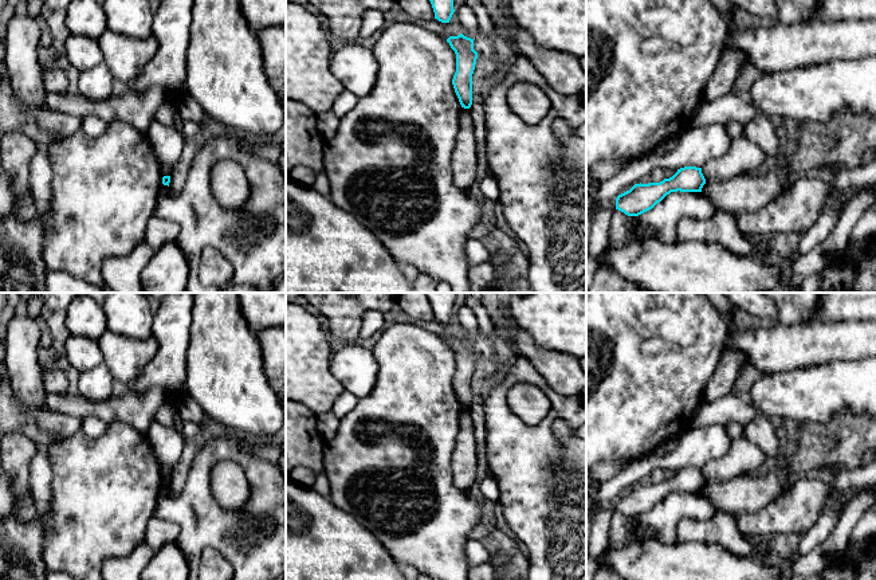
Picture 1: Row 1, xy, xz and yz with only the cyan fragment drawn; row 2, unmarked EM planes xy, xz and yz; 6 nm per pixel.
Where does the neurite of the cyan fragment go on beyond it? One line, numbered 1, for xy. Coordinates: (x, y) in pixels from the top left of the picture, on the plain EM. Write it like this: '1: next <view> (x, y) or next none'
1: next none

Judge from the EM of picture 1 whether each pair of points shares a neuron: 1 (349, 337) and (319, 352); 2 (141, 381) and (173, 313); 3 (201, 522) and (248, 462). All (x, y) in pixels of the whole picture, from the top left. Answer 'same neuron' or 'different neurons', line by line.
1: different neurons
2: same neuron
3: same neuron

